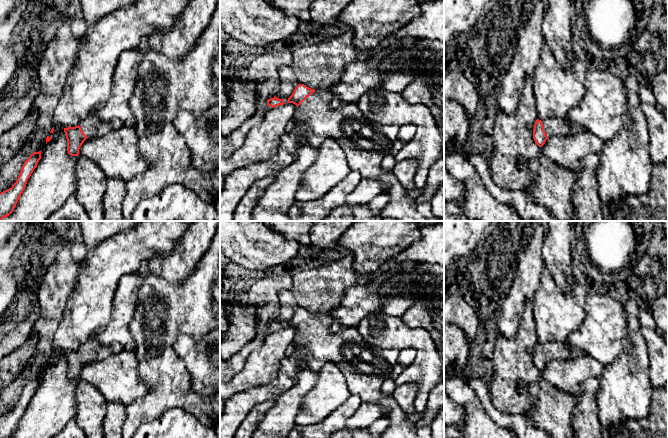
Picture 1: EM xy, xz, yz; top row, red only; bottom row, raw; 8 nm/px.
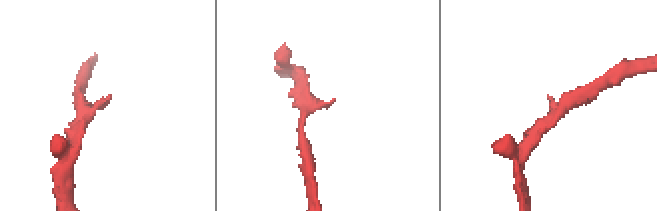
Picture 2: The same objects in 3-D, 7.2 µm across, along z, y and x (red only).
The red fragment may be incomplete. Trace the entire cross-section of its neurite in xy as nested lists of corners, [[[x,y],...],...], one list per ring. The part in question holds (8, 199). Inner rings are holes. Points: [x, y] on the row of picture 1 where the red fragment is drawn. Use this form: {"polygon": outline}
{"polygon": [[[41,151],[34,152],[24,162],[16,182],[11,188],[0,193],[0,220],[9,216],[23,193],[27,181],[41,159]]]}

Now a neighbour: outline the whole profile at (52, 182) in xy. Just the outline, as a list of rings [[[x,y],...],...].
[[[54,128],[52,139],[43,147],[41,159],[28,179],[16,207],[9,216],[0,221],[47,221],[75,192],[75,163],[79,156],[68,154],[64,128]]]

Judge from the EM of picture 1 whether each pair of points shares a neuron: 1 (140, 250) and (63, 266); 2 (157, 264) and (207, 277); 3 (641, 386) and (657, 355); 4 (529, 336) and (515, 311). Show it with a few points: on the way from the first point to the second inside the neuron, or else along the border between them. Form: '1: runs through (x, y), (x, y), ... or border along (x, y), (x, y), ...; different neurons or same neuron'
1: border along (84, 267), (78, 275); different neurons
2: border along (204, 254), (195, 268), (179, 283), (168, 282); different neurons
3: border along (646, 346), (649, 358), (650, 384), (654, 388); different neurons
4: border along (527, 298), (517, 330), (510, 337), (505, 338); different neurons

